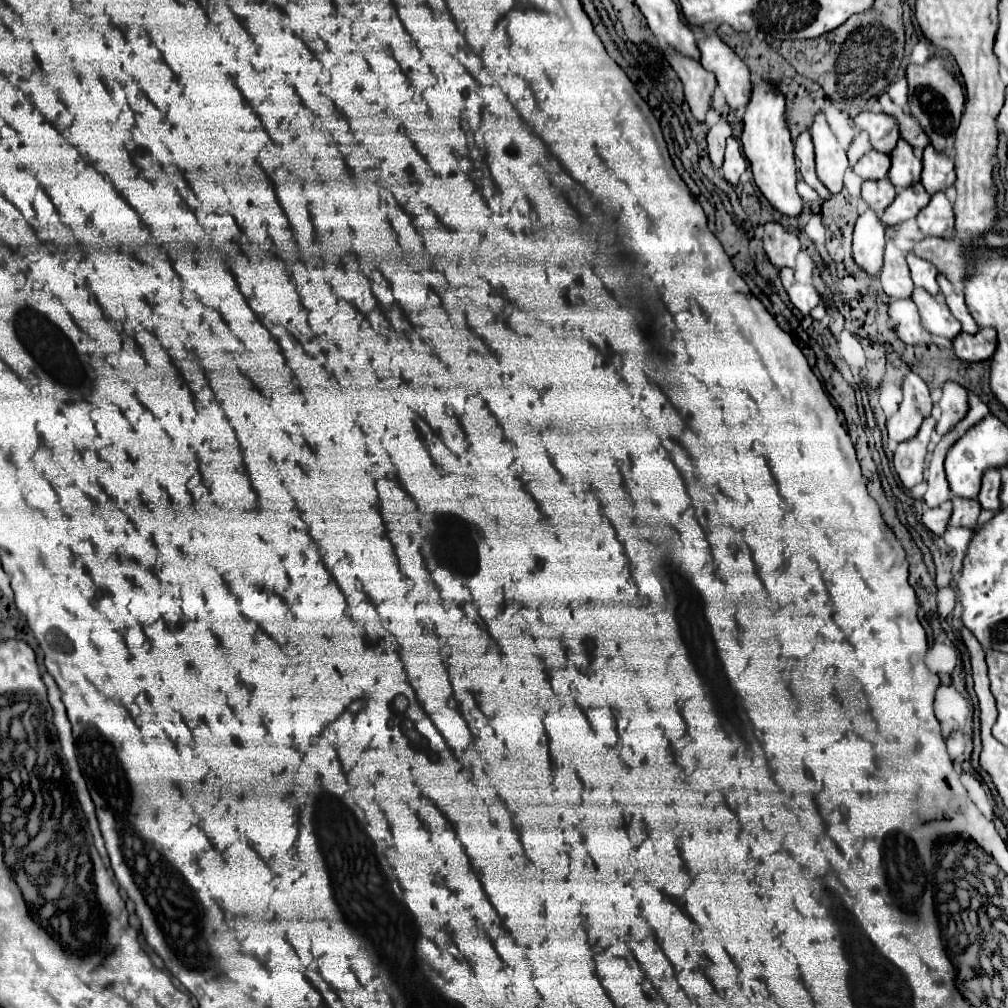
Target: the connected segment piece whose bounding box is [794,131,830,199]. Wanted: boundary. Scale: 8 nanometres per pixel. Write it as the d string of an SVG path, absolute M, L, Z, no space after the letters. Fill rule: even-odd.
M808 131L800 133L800 137L796 139L796 161L798 161L798 169L804 177L804 181L816 189L816 193L822 197L822 199L830 199L830 191L820 183L820 179L816 177L816 171L814 171L814 145L812 145L812 137Z

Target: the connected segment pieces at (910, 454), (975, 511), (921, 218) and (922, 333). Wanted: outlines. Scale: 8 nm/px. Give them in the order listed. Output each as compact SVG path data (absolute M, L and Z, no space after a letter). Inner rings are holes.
M934 417L924 419L916 437L912 437L910 441L902 441L894 453L894 459L892 459L894 469L906 489L912 489L922 481L922 465L928 453L928 443L934 427L936 427Z
M954 497L952 499L952 505L954 505L954 511L952 511L952 519L950 523L956 525L956 527L968 527L968 529L974 529L976 527L976 519L980 515L980 503L976 499L960 499L960 497Z
M936 193L928 207L918 213L918 227L926 237L954 239L954 213L952 203L944 193Z
M898 299L888 305L888 317L894 325L894 331L900 341L906 345L918 345L928 343L930 333L920 325L918 309L912 299Z

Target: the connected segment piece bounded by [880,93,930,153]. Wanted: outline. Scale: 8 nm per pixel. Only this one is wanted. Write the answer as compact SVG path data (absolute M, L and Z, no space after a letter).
M886 93L880 95L880 105L882 105L882 113L886 113L886 115L890 115L890 117L894 117L894 119L898 121L900 137L902 137L906 143L910 143L918 153L922 153L922 151L930 145L930 139L926 137L926 133L922 131L922 127L918 127L918 121L916 121L912 115L904 113L898 105L894 105L894 103L888 99Z

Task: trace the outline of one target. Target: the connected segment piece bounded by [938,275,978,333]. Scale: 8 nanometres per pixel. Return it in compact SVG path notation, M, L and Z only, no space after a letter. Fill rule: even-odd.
M938 275L938 285L940 285L940 291L946 297L946 305L950 307L952 315L962 323L962 331L976 333L978 325L972 319L972 315L970 315L970 311L968 311L968 307L964 303L964 291L958 285L952 285L950 281L946 281L944 275Z

